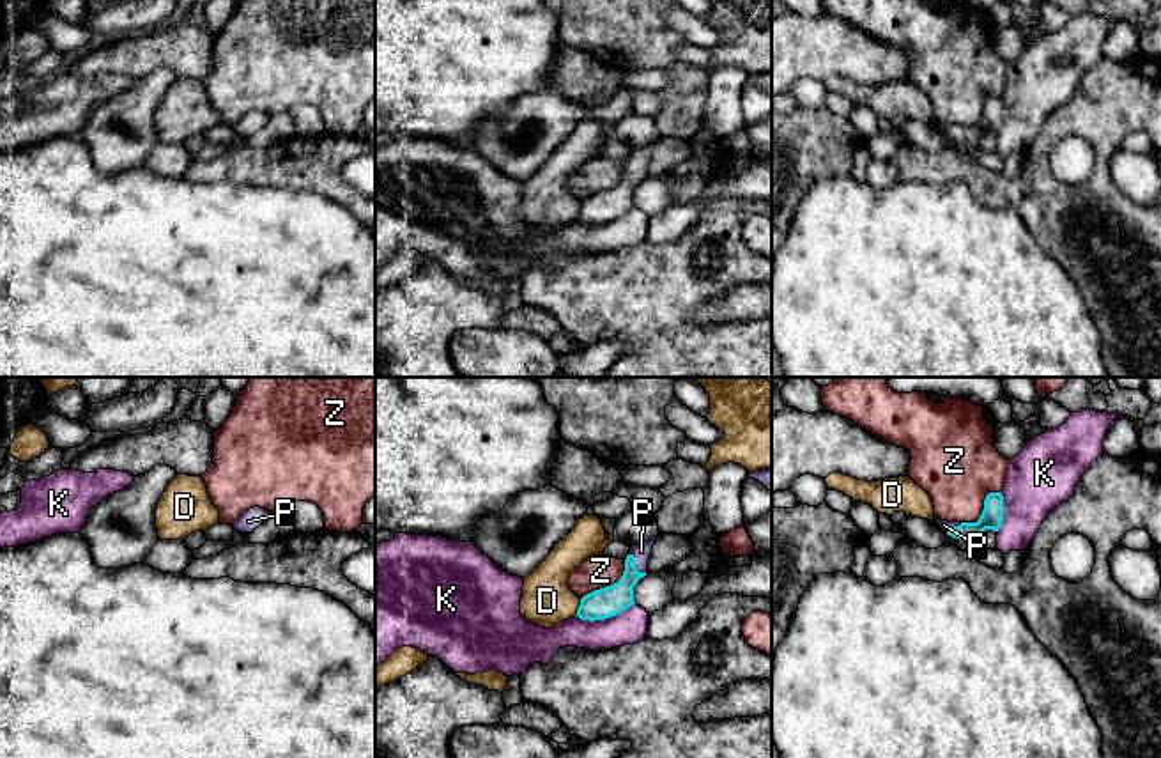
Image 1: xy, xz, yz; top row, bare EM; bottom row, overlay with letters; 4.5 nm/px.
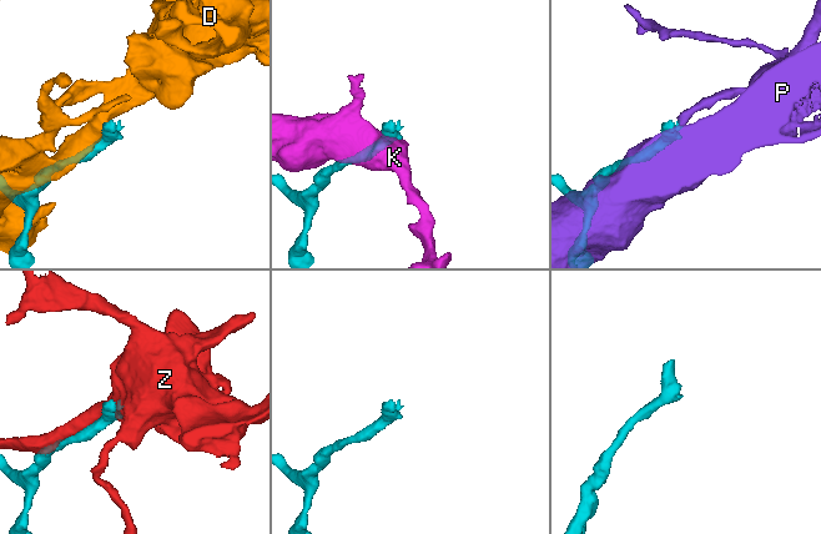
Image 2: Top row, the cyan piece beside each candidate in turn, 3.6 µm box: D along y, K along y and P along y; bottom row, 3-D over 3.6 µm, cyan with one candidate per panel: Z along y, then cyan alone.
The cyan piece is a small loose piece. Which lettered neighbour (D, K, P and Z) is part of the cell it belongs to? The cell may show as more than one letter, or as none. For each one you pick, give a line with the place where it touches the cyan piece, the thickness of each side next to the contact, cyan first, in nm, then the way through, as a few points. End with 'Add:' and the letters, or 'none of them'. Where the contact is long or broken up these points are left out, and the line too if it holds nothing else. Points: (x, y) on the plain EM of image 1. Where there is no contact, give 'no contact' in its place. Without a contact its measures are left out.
P: meets cyan in xz at (634, 169); 140 nm thick on the cyan side, 70 nm on the other; runs through xz (609, 204), (625, 188), (634, 169), (641, 154)
Add: P

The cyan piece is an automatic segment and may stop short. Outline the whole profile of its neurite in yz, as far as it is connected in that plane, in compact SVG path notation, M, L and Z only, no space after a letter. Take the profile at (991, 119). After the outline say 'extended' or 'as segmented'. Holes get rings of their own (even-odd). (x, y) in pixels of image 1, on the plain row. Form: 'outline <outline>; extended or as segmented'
outline M989 96L984 103L984 113L977 126L949 126L934 119L940 133L954 142L966 145L979 145L986 133L998 135L1003 124L1003 99L1002 96Z; extended

